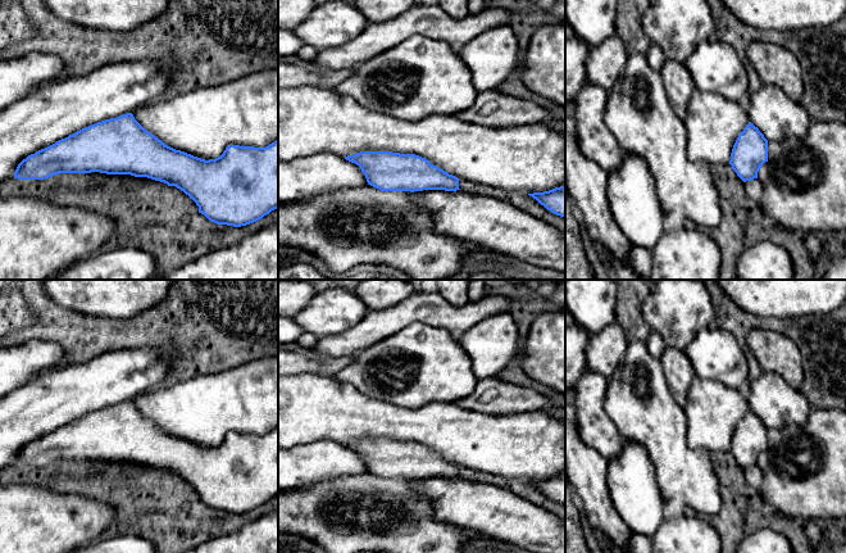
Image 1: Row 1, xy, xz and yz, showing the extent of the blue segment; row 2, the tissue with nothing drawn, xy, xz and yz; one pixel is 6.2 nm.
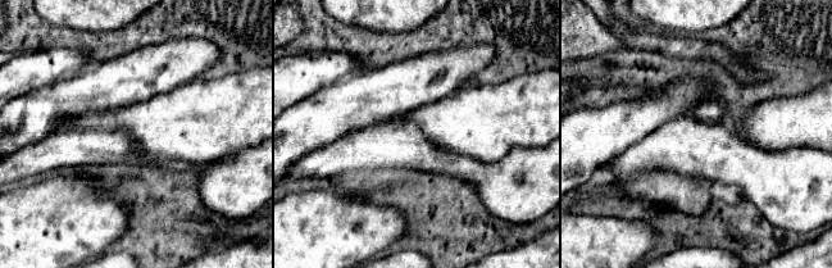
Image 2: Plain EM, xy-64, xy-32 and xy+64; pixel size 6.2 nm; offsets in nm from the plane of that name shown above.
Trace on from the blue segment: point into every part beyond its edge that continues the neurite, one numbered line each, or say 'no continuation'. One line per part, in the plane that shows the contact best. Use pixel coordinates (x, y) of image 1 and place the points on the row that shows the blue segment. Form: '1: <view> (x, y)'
1: xy (203, 122)

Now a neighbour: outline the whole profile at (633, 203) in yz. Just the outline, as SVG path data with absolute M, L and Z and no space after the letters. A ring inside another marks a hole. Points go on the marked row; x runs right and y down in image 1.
M623 153L618 169L608 174L606 192L615 225L627 240L651 250L664 234L664 213L645 160Z

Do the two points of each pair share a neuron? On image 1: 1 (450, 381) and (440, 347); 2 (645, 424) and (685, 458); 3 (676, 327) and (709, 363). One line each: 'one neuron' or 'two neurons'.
1: one neuron
2: one neuron
3: one neuron

